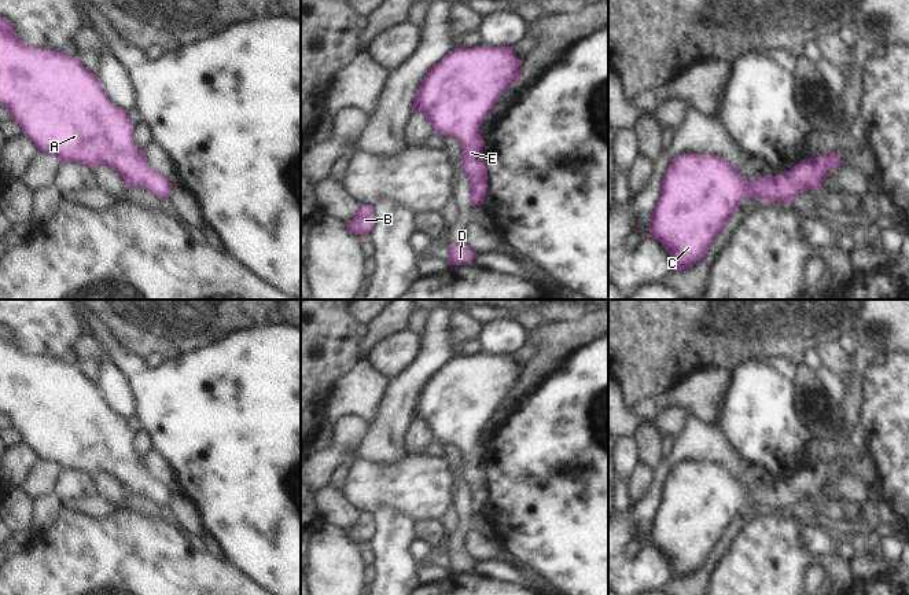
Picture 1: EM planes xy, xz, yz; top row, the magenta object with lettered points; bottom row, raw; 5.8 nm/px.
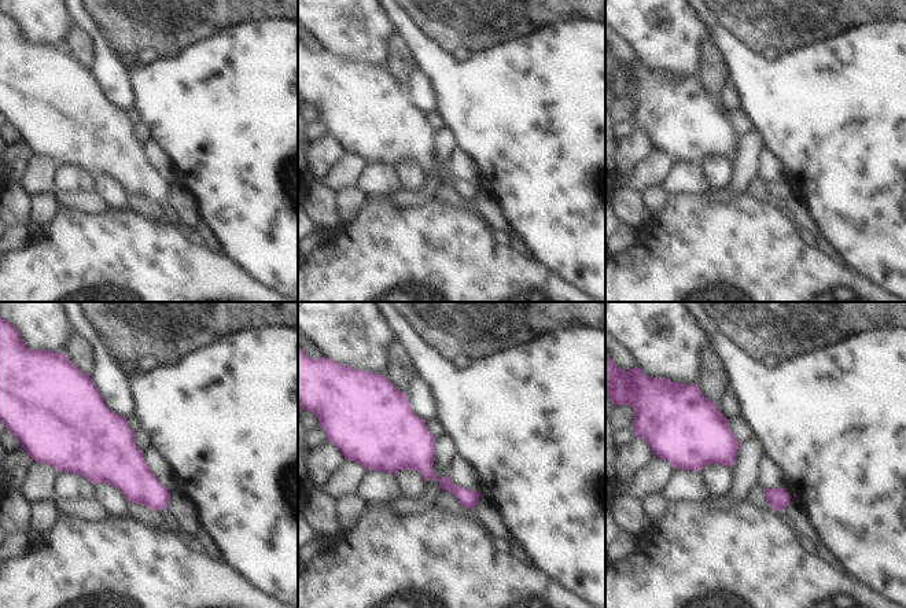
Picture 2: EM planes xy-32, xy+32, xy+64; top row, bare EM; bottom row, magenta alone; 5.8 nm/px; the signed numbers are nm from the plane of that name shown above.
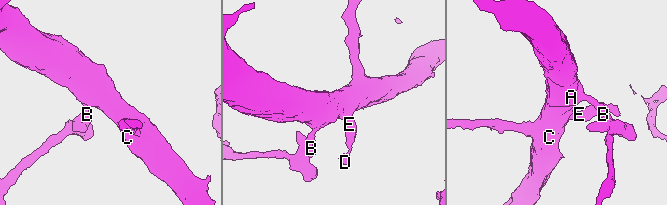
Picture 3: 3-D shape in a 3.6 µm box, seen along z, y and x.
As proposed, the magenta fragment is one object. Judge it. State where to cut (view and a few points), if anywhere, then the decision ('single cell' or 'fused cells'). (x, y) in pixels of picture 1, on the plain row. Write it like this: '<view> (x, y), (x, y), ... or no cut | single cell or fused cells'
no cut | single cell

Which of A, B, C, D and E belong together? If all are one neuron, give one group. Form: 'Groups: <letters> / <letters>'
Groups: A B C D E

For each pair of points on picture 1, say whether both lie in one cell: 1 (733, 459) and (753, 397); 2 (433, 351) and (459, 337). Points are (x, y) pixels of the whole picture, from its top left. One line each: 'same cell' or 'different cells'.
1: different cells
2: different cells

